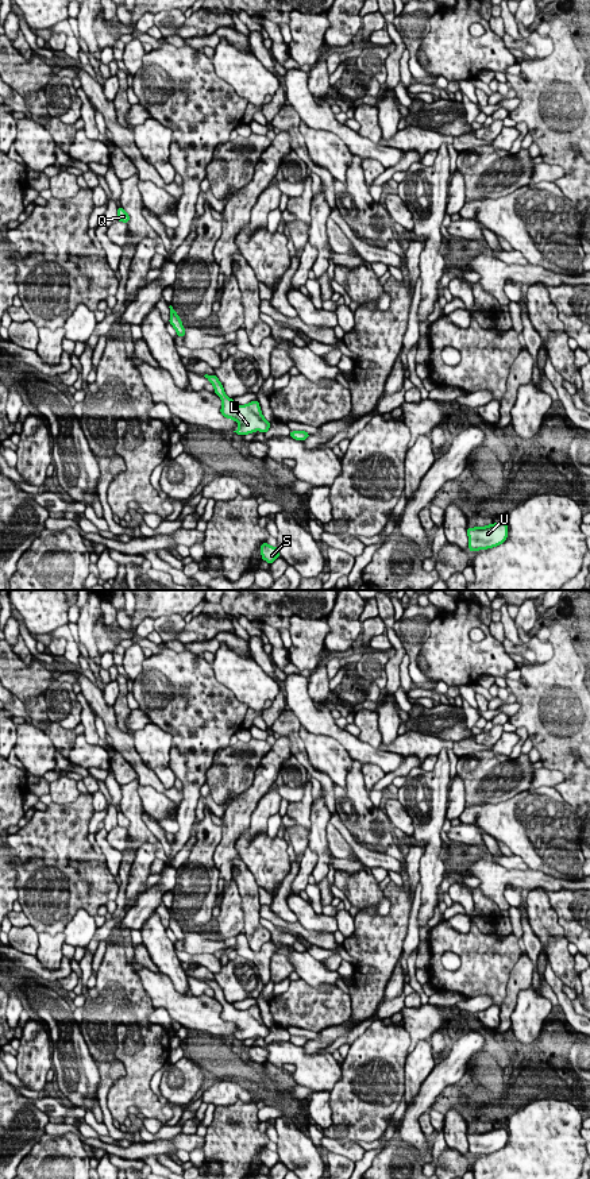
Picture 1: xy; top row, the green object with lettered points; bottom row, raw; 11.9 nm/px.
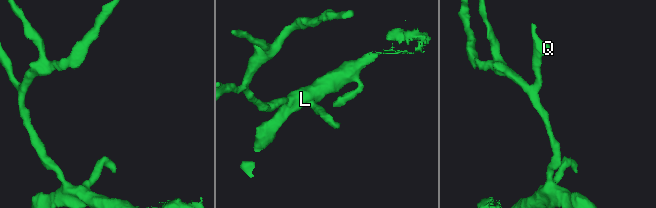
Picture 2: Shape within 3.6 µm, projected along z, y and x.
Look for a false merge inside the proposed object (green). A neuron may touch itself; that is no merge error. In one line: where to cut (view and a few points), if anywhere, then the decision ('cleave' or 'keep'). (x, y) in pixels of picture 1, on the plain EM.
cut none; keep

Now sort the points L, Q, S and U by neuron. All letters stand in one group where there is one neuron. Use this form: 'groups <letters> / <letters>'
groups L Q S U

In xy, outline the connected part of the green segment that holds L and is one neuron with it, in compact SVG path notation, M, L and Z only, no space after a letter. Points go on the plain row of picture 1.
M204 980L215 993L215 998L221 1003L221 1020L227 1024L235 1025L239 1032L238 1040L248 1040L255 1036L266 1039L270 1033L270 1028L263 1022L259 1012L259 1006L251 1006L246 1010L238 1010L232 1003L227 1002L224 993L216 980Z

